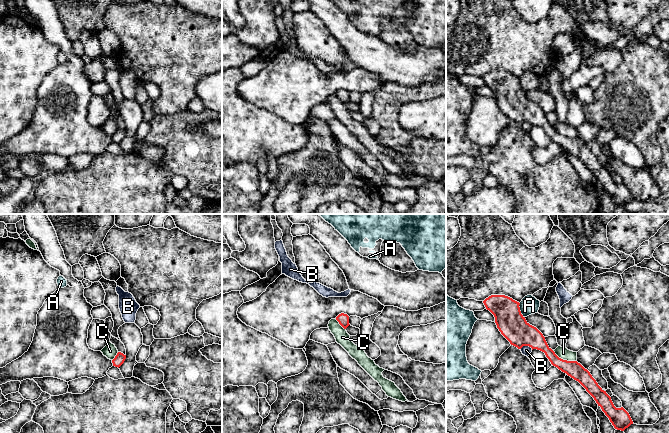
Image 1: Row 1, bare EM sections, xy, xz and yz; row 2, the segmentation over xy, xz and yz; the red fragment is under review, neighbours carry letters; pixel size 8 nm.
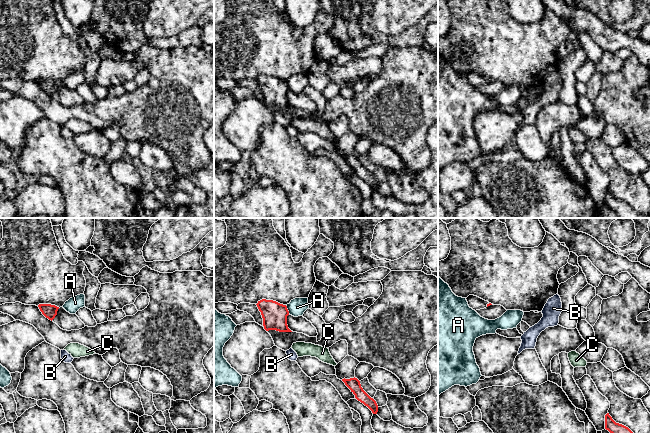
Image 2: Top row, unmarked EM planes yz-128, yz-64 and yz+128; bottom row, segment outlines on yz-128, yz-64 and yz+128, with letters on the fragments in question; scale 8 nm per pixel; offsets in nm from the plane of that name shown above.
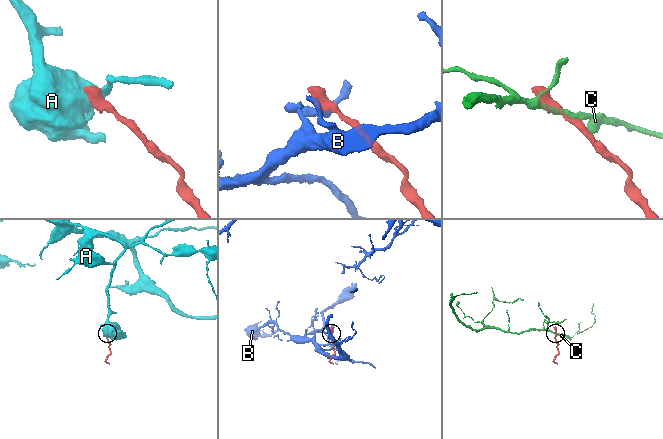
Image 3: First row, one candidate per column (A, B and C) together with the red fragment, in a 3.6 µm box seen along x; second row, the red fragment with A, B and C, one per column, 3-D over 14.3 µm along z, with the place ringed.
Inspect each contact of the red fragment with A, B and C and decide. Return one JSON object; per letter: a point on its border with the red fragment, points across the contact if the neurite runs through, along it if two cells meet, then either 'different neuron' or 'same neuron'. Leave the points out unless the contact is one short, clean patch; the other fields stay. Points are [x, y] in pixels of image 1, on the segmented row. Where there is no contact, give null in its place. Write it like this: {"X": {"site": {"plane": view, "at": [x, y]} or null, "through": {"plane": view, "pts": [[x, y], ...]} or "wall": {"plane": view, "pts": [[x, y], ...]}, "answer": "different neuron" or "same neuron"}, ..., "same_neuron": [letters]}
{"A": {"site": {"plane": "yz", "at": [519, 310]}, "wall": {"plane": "yz", "pts": [[519, 303], [519, 309], [524, 317]]}, "answer": "different neuron"}, "B": {"site": {"plane": "yz", "at": [526, 345]}, "wall": {"plane": "yz", "pts": [[532, 348], [523, 346], [520, 349]]}, "answer": "different neuron"}, "C": {"site": {"plane": "yz", "at": [564, 360]}, "wall": {"plane": "yz", "pts": [[552, 350], [563, 359], [576, 361]]}, "answer": "different neuron"}, "same_neuron": []}

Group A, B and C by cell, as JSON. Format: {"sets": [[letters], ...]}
{"sets": [["A"], ["B"], ["C"]]}

